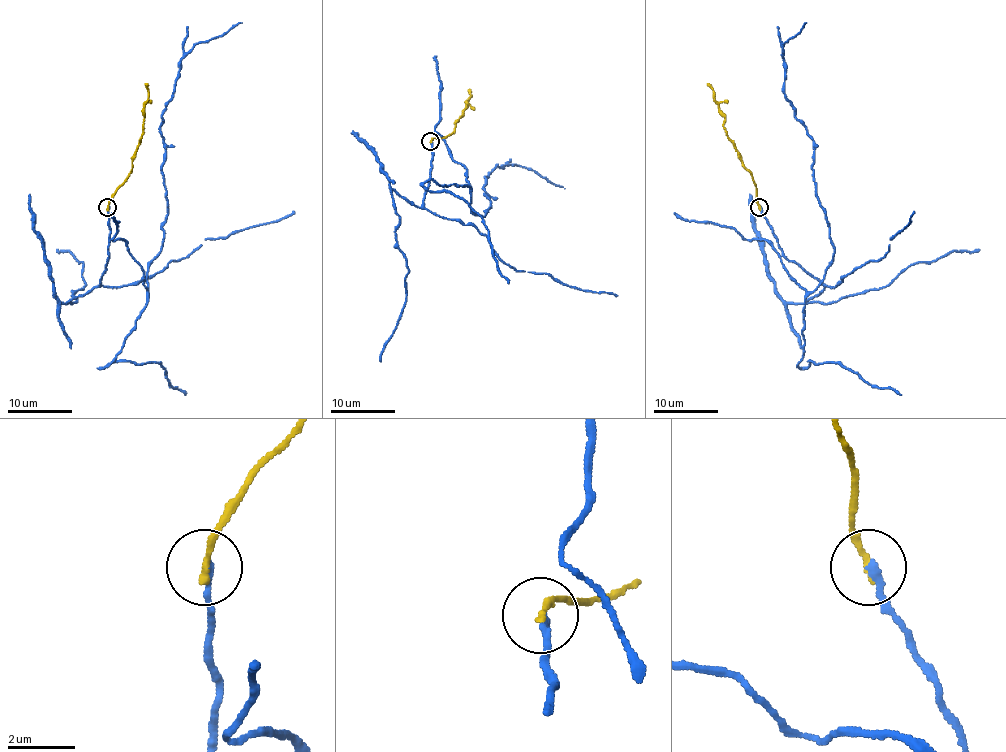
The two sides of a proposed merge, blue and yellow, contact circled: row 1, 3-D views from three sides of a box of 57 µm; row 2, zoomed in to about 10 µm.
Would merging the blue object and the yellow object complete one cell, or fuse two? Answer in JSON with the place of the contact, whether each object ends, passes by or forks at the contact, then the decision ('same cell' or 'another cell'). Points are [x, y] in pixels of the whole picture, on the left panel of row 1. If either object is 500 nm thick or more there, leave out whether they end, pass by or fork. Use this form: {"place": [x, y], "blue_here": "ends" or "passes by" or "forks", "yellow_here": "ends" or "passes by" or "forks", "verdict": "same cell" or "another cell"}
{"place": [107, 207], "blue_here": "ends", "yellow_here": "ends", "verdict": "same cell"}

